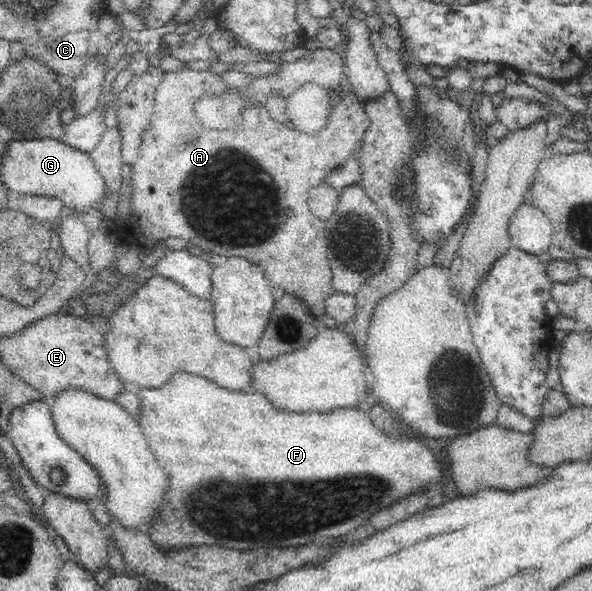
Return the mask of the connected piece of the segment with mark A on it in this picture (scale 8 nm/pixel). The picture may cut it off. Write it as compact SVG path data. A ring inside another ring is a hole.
M182 69L164 76L155 93L154 113L141 137L138 159L130 166L133 212L127 222L118 225L115 235L125 240L140 235L152 239L180 237L189 247L206 247L204 251L212 255L246 258L262 267L278 293L287 293L299 299L307 313L321 326L318 319L327 312L325 301L333 292L333 273L327 258L325 223L310 211L307 199L309 191L322 183L334 168L356 155L365 129L369 126L362 100L347 89L345 100L335 102L331 122L318 134L304 134L274 121L266 106L262 107L259 103L244 109L244 113L238 117L238 125L242 125L238 131L198 131L200 125L193 114L193 103L204 95L220 95L229 89L220 75L212 75L209 71ZM266 175L270 175L274 181L270 197Z

